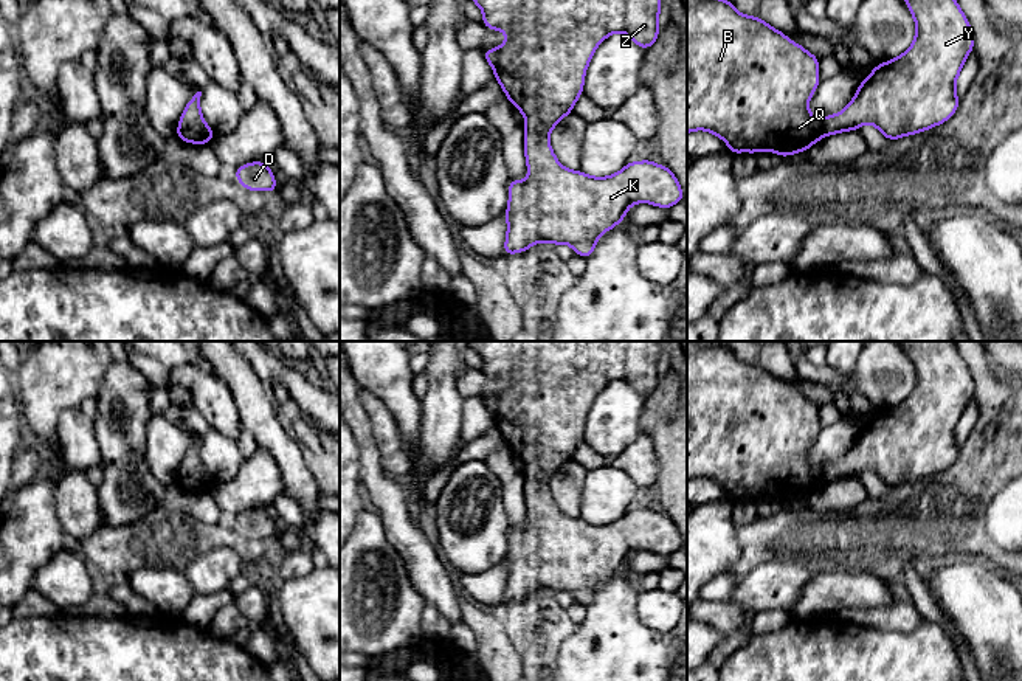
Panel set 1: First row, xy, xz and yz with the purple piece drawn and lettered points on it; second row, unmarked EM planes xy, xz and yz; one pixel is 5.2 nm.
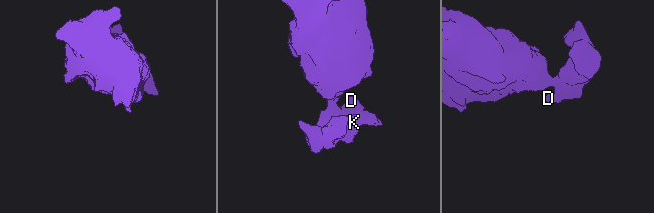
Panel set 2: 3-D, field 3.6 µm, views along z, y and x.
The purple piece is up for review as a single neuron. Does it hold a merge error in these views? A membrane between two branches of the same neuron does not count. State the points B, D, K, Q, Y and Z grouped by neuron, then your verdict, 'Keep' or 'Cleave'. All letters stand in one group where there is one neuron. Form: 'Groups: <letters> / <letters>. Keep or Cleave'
Groups: B D K Q Y Z. Keep

